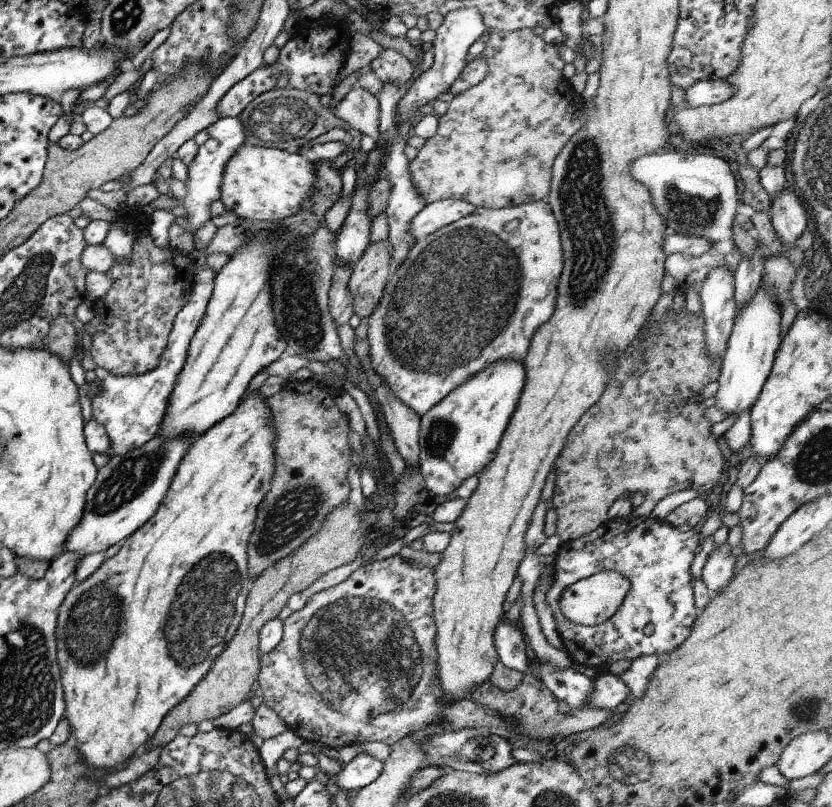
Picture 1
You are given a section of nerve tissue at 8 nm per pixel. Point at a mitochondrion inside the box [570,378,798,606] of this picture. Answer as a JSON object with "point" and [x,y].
{"point":[628,410]}

